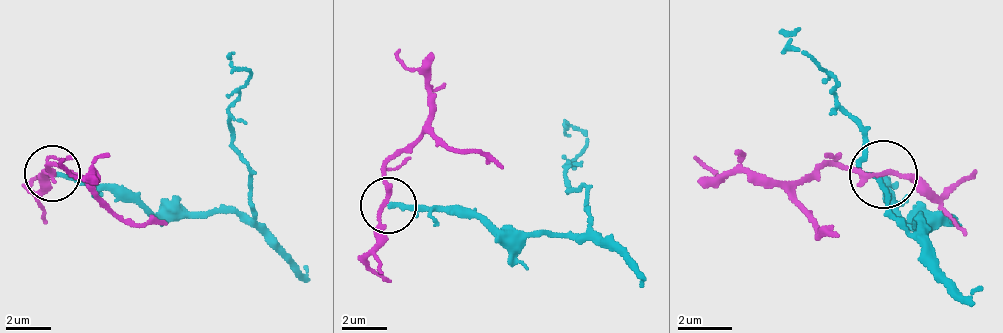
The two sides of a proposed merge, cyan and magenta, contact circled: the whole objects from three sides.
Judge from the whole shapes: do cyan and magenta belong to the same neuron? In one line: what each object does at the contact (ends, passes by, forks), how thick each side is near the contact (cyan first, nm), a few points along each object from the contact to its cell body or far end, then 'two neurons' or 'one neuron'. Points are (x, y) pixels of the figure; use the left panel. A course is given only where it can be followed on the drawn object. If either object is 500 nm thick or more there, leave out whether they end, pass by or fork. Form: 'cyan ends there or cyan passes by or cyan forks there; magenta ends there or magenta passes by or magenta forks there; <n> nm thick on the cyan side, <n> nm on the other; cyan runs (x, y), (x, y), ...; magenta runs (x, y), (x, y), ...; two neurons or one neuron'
cyan ends there; magenta passes by; 240 nm thick on the cyan side, 180 nm on the other; cyan runs (51, 172), (124, 183), (157, 211), (252, 216), (252, 172), (230, 133), (230, 105), (252, 77), (235, 54); magenta runs (51, 172), (51, 166), (90, 188), (118, 216), (168, 222); two neurons

